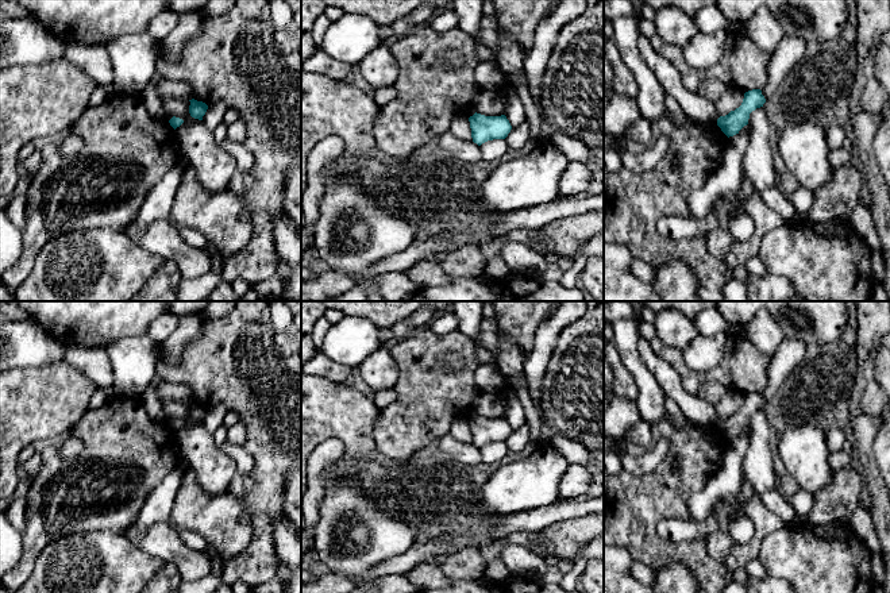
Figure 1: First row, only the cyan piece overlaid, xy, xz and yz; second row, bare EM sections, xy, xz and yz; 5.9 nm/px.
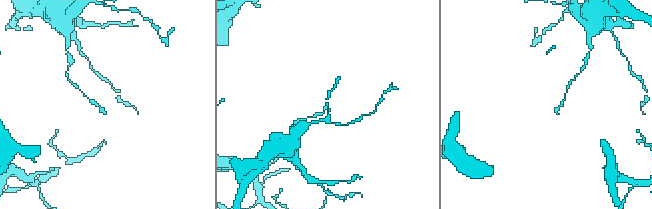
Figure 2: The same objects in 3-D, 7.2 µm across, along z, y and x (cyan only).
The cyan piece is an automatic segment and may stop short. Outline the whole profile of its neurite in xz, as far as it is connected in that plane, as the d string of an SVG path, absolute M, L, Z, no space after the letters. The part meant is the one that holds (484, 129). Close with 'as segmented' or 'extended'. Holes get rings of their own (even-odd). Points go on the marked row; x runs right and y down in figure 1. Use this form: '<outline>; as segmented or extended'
M474 113L469 118L473 142L481 146L493 139L505 139L512 130L512 126L505 115L485 116Z; as segmented

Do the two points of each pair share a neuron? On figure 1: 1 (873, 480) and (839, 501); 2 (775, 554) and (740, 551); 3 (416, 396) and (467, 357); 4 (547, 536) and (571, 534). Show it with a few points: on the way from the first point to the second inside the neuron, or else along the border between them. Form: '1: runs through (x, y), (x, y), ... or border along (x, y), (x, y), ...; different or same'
1: border along (859, 473), (863, 481); different
2: border along (779, 528), (763, 540), (756, 558); different
3: runs through (432, 396), (440, 396), (463, 373); same
4: runs through (553, 536), (566, 536); same

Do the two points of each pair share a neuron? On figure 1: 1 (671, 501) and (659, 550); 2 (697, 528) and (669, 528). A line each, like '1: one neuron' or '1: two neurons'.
1: one neuron
2: one neuron

